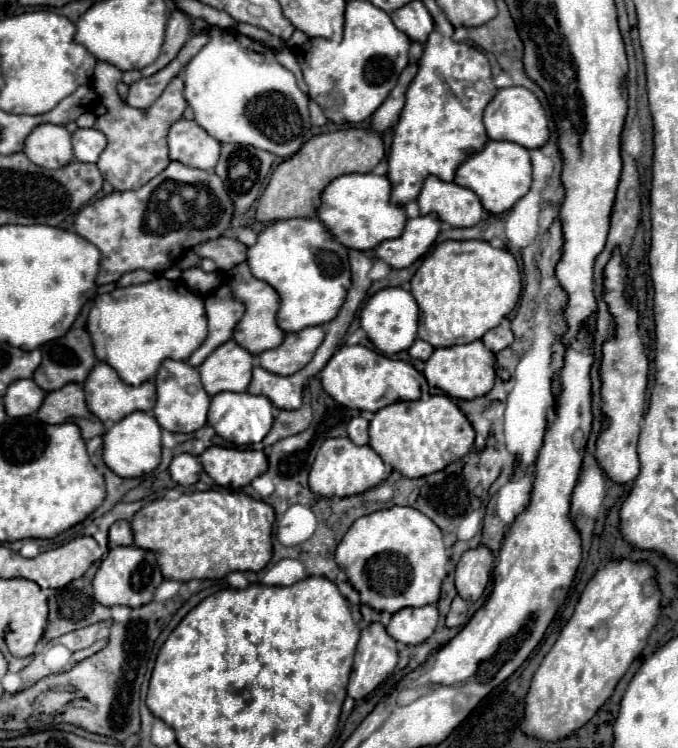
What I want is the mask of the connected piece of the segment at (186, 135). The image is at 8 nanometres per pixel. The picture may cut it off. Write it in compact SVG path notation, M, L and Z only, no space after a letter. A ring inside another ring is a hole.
M185 118L177 120L169 132L169 156L175 162L199 170L213 170L219 160L221 144L203 128Z

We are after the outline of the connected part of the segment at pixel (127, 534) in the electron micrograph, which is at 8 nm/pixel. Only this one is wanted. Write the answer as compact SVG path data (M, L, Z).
M119 520L109 528L109 548L115 546L131 546L133 544L133 530L127 520Z

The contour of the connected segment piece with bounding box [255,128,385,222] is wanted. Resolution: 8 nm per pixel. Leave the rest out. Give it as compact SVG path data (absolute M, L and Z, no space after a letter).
M345 128L337 132L317 134L303 144L303 148L279 164L271 180L259 198L257 220L285 220L285 218L313 218L315 208L319 206L319 198L323 188L337 176L353 174L353 172L371 172L385 156L385 146L381 134L371 128Z

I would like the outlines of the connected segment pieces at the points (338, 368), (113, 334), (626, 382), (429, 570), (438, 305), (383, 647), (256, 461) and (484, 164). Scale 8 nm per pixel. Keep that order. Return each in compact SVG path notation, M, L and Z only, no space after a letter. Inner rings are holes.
M341 346L325 364L319 376L323 390L335 402L353 410L377 412L383 406L403 400L419 400L421 396L421 384L417 380L419 371L403 360L391 360L365 346Z
M155 276L145 284L125 286L109 294L95 296L93 308L87 318L87 332L91 336L97 360L115 368L115 372L125 384L139 386L155 376L157 368L165 358L187 360L187 356L191 356L191 352L195 352L195 348L199 348L199 344L205 340L207 316L205 316L203 296L191 292L181 280L169 280L169 286L167 286L167 278Z
M619 252L613 254L609 264L605 266L605 302L615 318L617 330L611 340L603 344L603 364L601 364L601 398L603 398L603 412L605 412L605 428L597 440L597 462L605 470L605 474L619 484L633 482L639 474L639 428L641 418L645 412L645 392L647 392L647 354L645 346L637 334L637 312L631 308L629 300L625 298L627 278L625 278L625 264Z
M405 506L357 518L335 550L335 562L359 592L361 602L391 614L407 606L435 604L441 582L454 570L447 566L448 560L439 526L419 510Z
M445 240L423 258L411 278L411 294L419 306L421 340L433 348L467 344L499 326L515 308L521 294L519 266L505 248L493 248L485 240Z
M373 622L361 630L354 655L347 695L355 700L371 694L397 666L397 642L385 632L385 626Z
M211 446L201 456L203 470L225 488L243 488L251 484L253 478L267 470L267 456L261 450L239 450Z
M489 140L483 150L471 154L465 162L461 162L461 166L455 172L453 182L463 188L471 188L479 196L479 200L487 212L501 214L501 212L509 210L519 198L523 198L531 188L533 178L531 178L529 150L519 144L513 144L513 142Z

